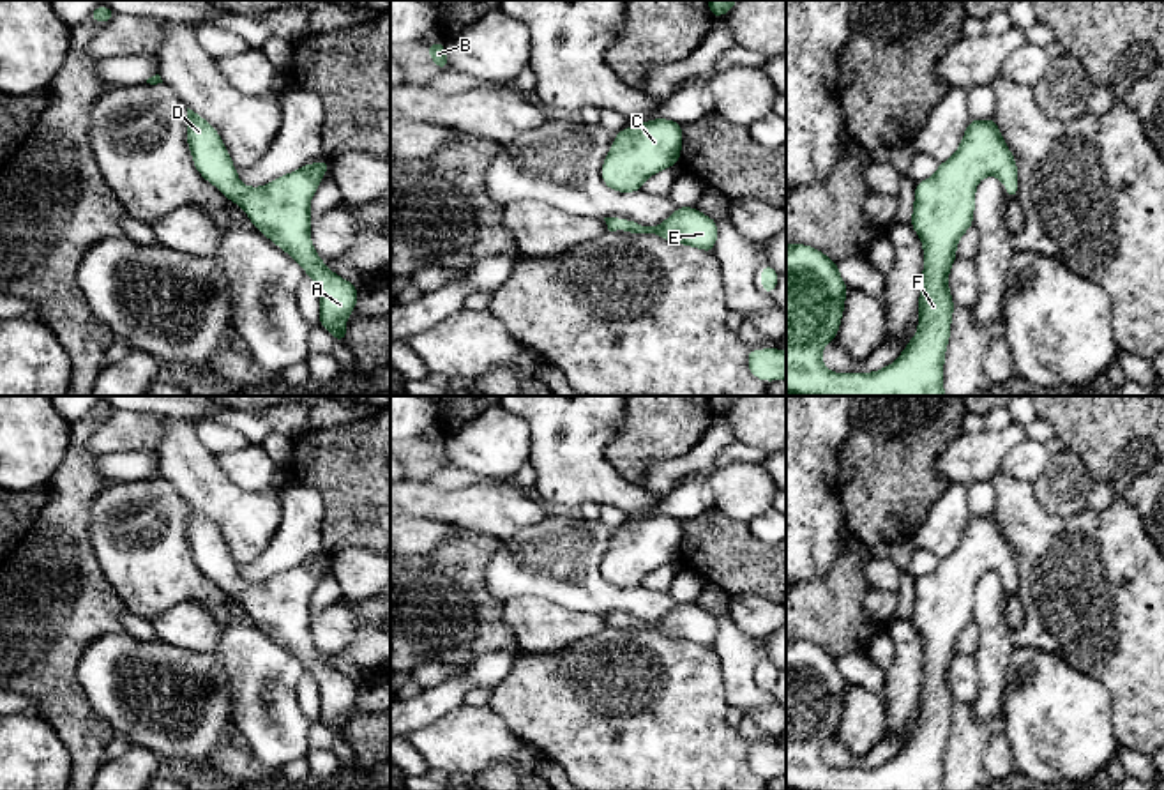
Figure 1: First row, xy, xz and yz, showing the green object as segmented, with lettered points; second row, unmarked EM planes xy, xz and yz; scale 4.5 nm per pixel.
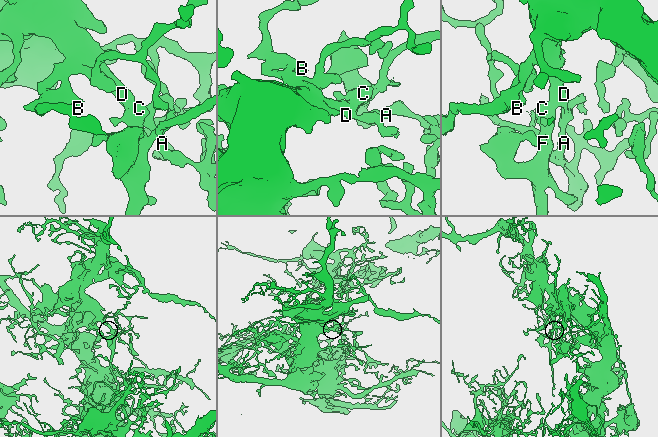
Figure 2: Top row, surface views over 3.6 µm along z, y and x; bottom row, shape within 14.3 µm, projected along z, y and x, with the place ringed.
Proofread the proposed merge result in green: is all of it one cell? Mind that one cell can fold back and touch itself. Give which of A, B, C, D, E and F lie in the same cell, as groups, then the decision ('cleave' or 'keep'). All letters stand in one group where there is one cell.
A B C D E F | keep

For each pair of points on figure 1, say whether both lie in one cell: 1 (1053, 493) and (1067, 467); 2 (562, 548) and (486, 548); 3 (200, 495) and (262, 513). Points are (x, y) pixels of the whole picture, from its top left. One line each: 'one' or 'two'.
1: one
2: two
3: one

